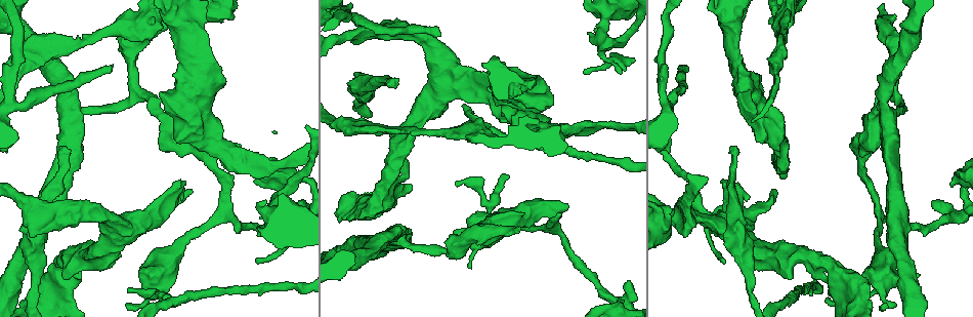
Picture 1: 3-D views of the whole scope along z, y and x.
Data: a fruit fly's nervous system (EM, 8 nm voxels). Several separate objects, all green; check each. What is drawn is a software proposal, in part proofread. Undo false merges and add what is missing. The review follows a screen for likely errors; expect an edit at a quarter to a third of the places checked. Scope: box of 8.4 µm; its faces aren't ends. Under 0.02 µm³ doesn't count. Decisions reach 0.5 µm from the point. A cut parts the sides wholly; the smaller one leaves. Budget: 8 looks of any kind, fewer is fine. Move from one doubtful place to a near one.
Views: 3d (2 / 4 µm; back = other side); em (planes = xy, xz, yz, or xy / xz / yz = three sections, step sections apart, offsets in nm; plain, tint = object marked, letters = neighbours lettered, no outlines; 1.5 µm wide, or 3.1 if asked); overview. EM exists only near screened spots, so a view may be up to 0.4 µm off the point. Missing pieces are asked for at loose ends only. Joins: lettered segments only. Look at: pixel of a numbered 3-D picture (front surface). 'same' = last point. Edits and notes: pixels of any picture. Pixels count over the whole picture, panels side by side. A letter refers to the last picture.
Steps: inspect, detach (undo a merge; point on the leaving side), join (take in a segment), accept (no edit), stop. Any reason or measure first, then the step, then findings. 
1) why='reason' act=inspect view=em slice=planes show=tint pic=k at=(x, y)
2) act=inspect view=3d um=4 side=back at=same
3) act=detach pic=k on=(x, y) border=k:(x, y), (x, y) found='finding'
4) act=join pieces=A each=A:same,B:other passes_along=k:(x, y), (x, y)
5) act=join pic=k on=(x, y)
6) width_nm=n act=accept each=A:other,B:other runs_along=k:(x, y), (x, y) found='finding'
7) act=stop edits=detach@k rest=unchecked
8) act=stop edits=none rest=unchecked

why='branch stops here' act=inspect view=3d um=4 pic=1 at=(392, 140)

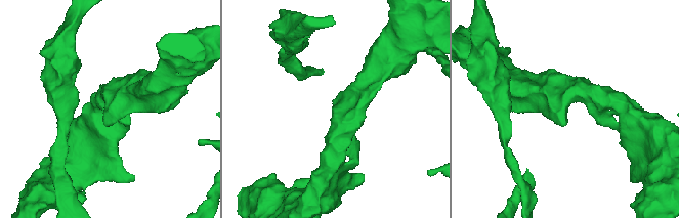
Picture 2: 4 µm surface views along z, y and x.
act=inspect view=em slice=planes show=letters pic=2 at=(105, 124)

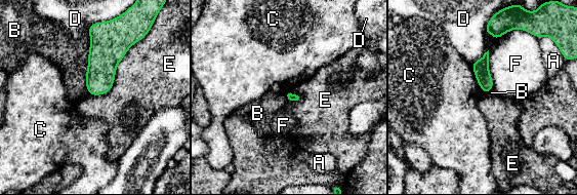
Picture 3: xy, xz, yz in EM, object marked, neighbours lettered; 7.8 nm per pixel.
longest_contact=E:600nm act=accept each=A:other,B:other,C:other,D:other,E:other,F:other found='none of them fits'

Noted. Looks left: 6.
why='sudden change in width' act=inspect view=3d um=2 pic=1 at=(189, 239)

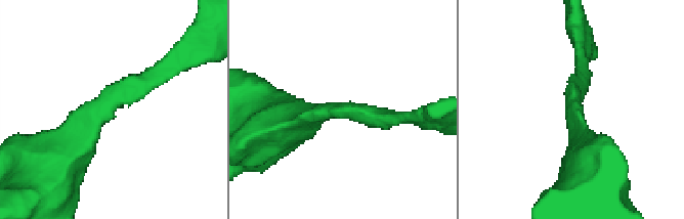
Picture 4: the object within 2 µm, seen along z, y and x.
act=inspect view=em slice=planes show=letters pic=4 at=(104, 105)

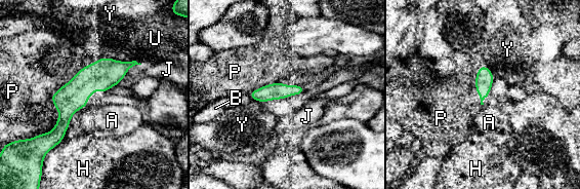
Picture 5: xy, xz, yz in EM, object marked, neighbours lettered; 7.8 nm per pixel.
width_nm=130 act=accept each=A:other,B:other,H:other,J:other,P:other,U:other,Y:other runs_along=5:(130, 64), (97, 76), (45, 144) found='continuous, no second cell'

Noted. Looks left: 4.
act=inspect view=em slice=xz step=8 show=tint pic=1 at=(127, 290)

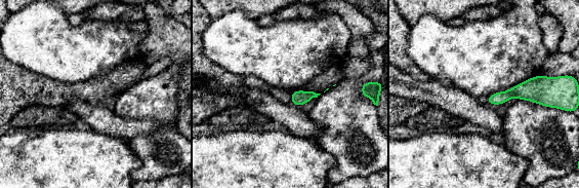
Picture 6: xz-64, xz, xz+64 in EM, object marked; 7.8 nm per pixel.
why='another direction' act=inspect view=em slice=planes show=letters at=same

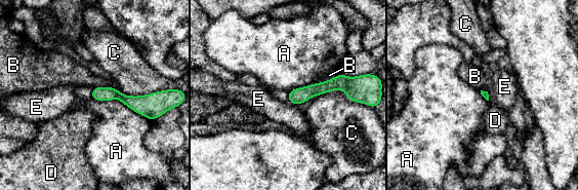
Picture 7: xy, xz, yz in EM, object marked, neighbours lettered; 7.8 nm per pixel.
act=accept each=A:other,B:other,C:other,D:other,E:other border=7:(91, 97), (120, 100), (151, 120) found='no lettered segment goes on from it'

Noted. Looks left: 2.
act=stop edits=none rest=unchecked

